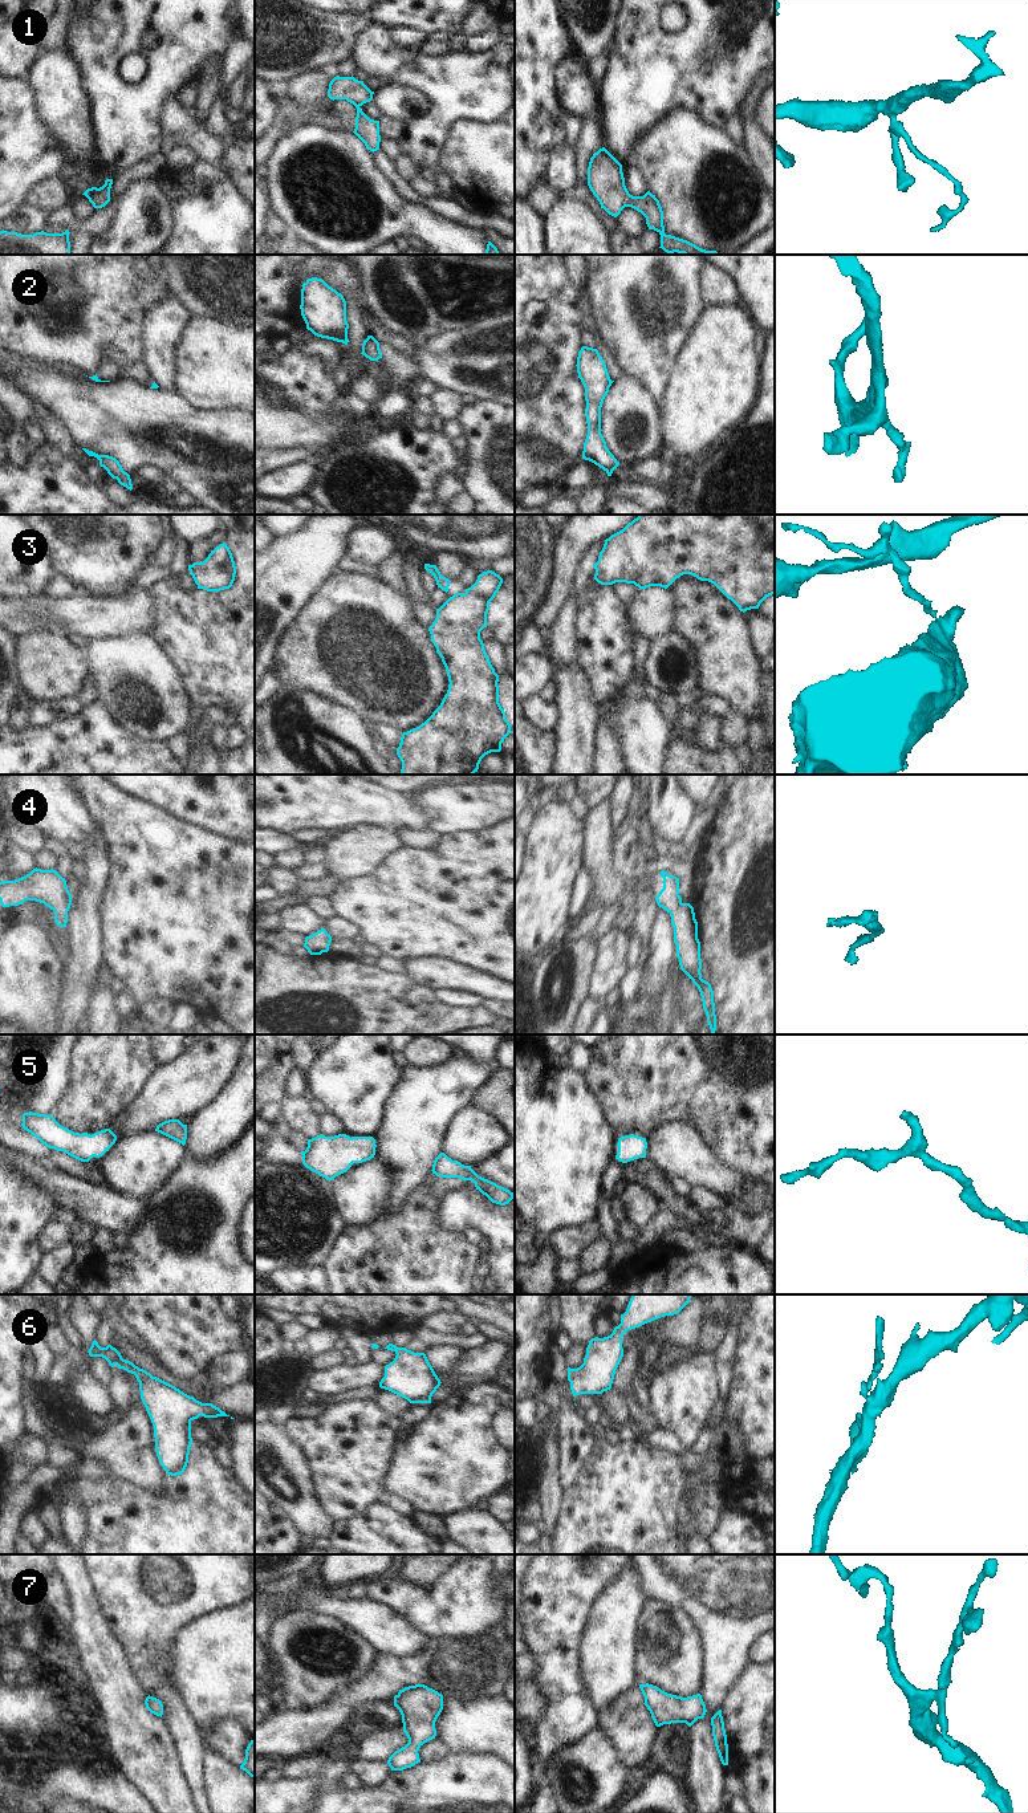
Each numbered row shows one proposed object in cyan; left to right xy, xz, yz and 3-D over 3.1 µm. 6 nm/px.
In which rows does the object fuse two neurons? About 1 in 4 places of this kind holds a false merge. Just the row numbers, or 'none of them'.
3

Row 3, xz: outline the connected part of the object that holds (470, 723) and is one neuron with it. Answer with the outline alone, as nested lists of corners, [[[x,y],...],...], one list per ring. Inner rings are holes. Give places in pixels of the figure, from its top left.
[[[483,572],[464,594],[450,597],[436,609],[436,618],[428,631],[450,684],[432,715],[419,727],[402,733],[397,748],[402,775],[474,775],[482,759],[491,752],[500,752],[501,743],[512,733],[499,703],[499,675],[480,639],[480,631],[487,627],[489,602],[501,584],[503,578],[495,572]]]

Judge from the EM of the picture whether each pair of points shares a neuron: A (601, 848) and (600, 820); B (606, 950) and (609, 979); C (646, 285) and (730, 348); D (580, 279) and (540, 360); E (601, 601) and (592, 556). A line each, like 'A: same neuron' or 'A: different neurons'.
A: same neuron
B: same neuron
C: different neurons
D: different neurons
E: different neurons

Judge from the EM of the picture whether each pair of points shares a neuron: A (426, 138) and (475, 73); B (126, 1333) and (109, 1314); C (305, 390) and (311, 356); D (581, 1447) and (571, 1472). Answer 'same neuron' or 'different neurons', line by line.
A: same neuron
B: same neuron
C: same neuron
D: same neuron

